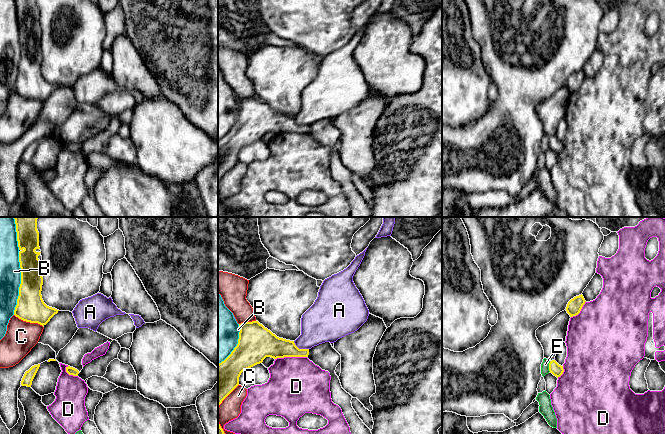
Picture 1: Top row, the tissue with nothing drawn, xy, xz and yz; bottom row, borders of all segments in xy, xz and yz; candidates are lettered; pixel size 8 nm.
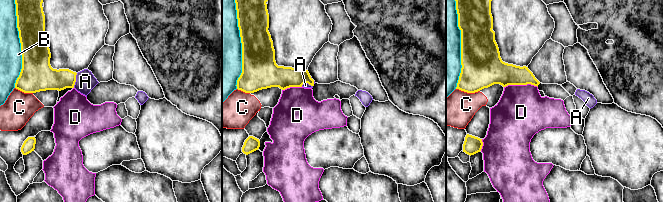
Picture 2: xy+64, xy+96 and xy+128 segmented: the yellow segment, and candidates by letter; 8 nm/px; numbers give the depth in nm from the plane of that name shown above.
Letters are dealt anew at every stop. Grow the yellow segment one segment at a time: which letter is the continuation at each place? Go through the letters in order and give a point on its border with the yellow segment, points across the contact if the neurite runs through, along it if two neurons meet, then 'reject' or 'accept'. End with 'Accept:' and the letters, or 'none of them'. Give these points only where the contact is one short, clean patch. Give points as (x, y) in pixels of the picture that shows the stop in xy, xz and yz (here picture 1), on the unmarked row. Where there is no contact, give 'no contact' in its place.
A: contact xz (300, 125); border xz (293, 117), (299, 124), (308, 125); reject
B: contact xy (21, 59); reject
C: contact xy (28, 97); reject
D: contact xz (290, 132); reject
E: contact yz (549, 142); border yz (550, 137), (549, 147); reject
Accept: none of them

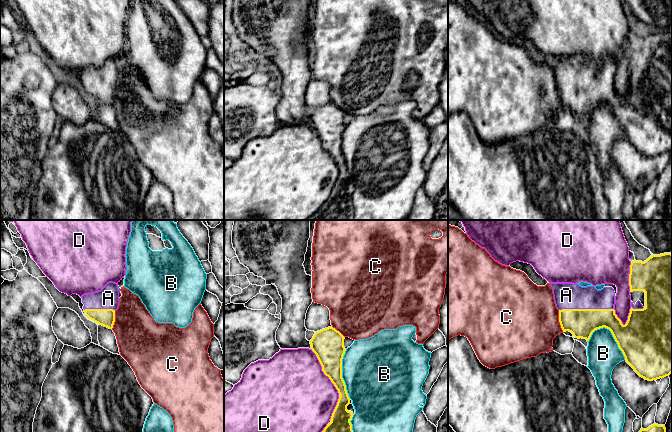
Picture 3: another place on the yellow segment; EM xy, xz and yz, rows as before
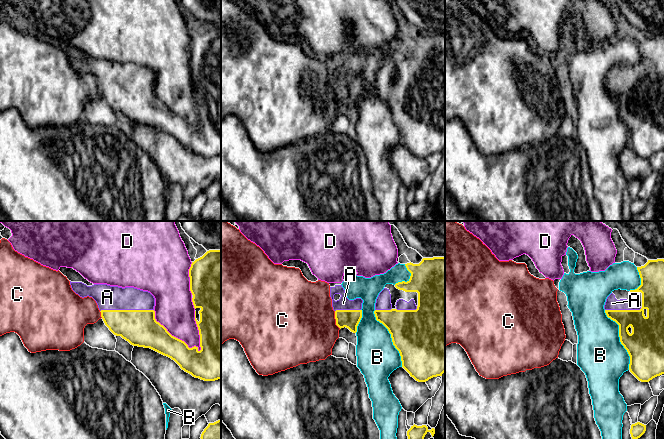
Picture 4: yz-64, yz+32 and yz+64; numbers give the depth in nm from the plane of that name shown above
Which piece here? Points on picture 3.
A: contact yz (586, 85); accept
B: contact yz (613, 112); reject
C: contact yz (559, 97); border yz (558, 86), (558, 97), (563, 108); reject
D: contact xz (322, 146); reject
Accept: A

